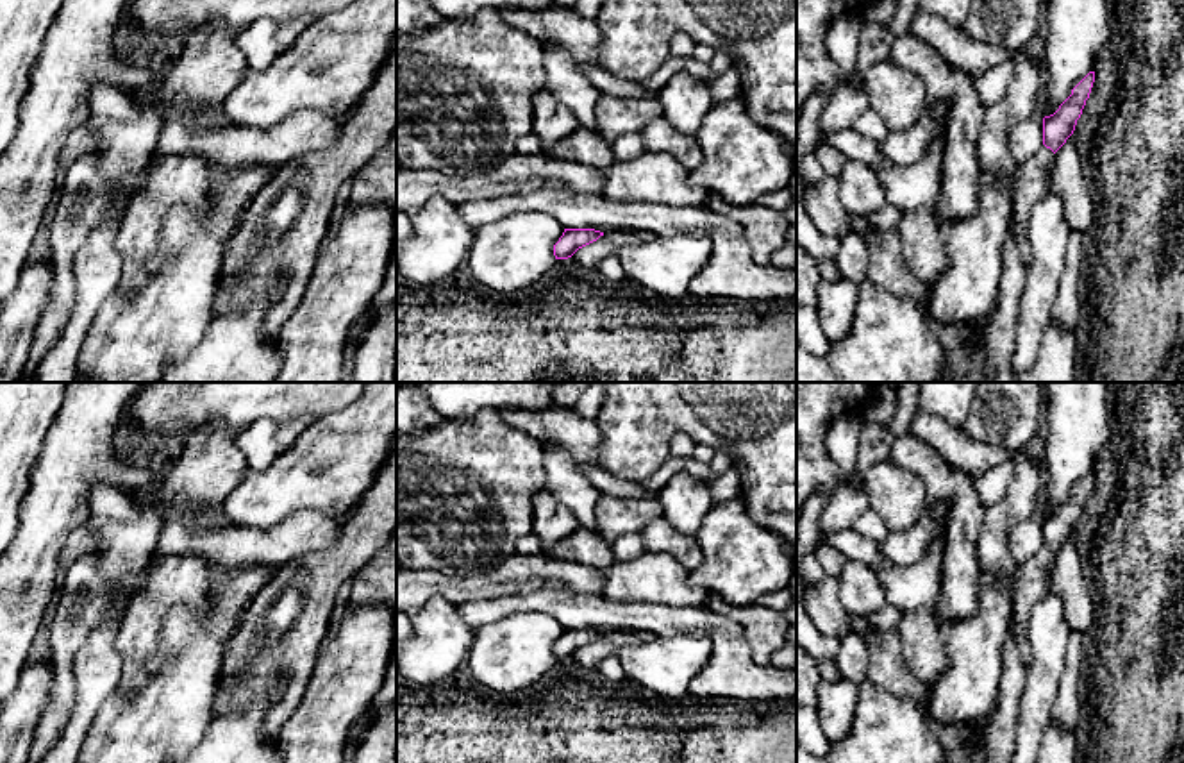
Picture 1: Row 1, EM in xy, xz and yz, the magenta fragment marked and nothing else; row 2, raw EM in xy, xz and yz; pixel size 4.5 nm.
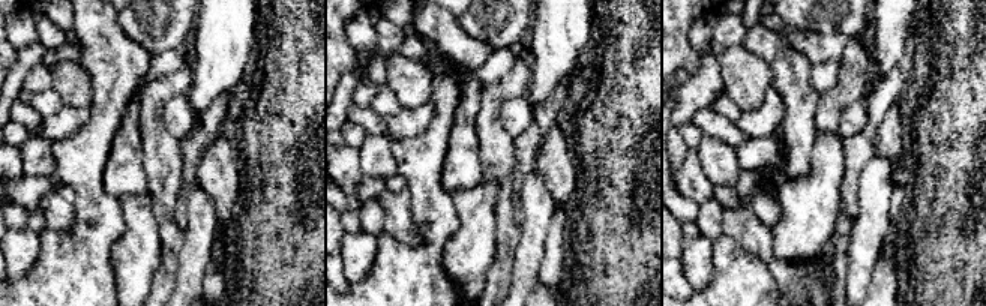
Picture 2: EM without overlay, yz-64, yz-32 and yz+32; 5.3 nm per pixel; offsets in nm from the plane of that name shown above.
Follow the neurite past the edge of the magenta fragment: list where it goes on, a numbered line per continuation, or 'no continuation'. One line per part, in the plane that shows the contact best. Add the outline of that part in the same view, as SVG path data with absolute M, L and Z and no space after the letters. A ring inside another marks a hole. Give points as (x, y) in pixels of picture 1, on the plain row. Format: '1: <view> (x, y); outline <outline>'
1: yz (1033, 578); outline M1043 545L1029 561L1020 563L1014 574L1013 616L1009 627L1025 665L1032 659L1029 618L1032 608L1048 593L1054 559L1055 554Z

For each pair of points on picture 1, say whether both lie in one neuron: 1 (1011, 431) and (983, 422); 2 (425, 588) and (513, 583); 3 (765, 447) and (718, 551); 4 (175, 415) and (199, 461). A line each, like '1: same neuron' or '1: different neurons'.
1: same neuron
2: same neuron
3: different neurons
4: different neurons

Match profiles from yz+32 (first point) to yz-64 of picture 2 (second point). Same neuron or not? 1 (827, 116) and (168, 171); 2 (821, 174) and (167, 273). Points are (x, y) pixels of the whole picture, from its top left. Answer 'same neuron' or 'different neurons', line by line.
1: same neuron
2: different neurons

